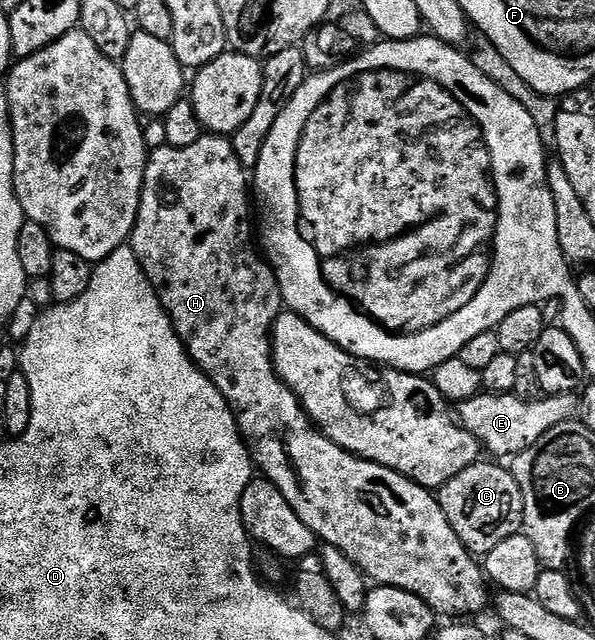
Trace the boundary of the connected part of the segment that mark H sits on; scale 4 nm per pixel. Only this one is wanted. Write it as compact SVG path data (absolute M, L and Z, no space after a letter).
M205 133L198 140L194 140L194 144L186 144L186 148L174 148L167 144L160 144L157 150L155 147L148 155L140 207L130 239L132 255L140 262L140 267L144 269L144 275L148 277L149 284L156 289L160 303L163 304L164 310L170 316L172 326L176 329L176 334L180 337L181 342L184 343L189 358L196 363L197 368L208 375L208 379L216 385L218 392L222 392L228 405L234 408L236 424L240 428L240 437L244 439L248 453L252 455L255 469L269 482L276 485L278 492L282 492L282 496L286 496L286 504L290 504L290 508L294 508L294 512L298 512L298 520L302 520L302 524L306 524L306 528L310 528L310 532L314 532L321 543L346 552L346 556L350 556L350 560L354 560L356 567L364 571L373 583L402 588L406 592L414 592L414 596L426 600L428 607L436 611L437 615L482 613L484 605L487 602L489 605L490 602L490 594L488 598L489 583L486 581L481 563L466 549L462 540L458 540L454 528L450 528L450 520L446 520L446 512L442 512L439 497L424 486L419 486L418 483L410 481L406 476L402 476L385 466L367 462L364 458L358 458L355 454L351 454L348 450L344 450L338 444L330 441L325 434L317 430L316 425L313 424L307 412L302 408L300 401L294 396L292 389L278 376L275 366L272 365L272 329L282 312L280 285L272 267L258 253L258 246L254 241L254 222L253 219L252 222L248 219L248 198L250 202L250 174L238 160L232 147L231 137L223 134Z

